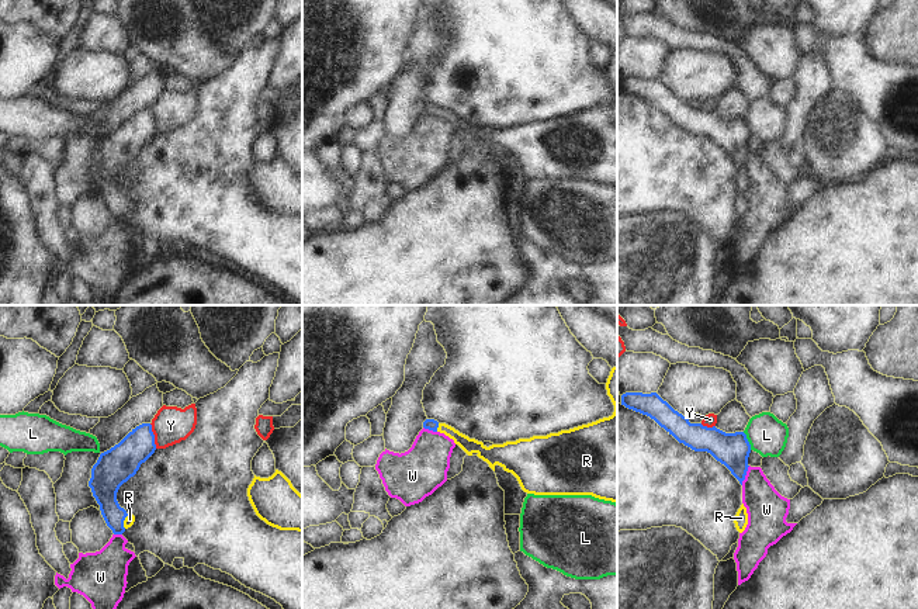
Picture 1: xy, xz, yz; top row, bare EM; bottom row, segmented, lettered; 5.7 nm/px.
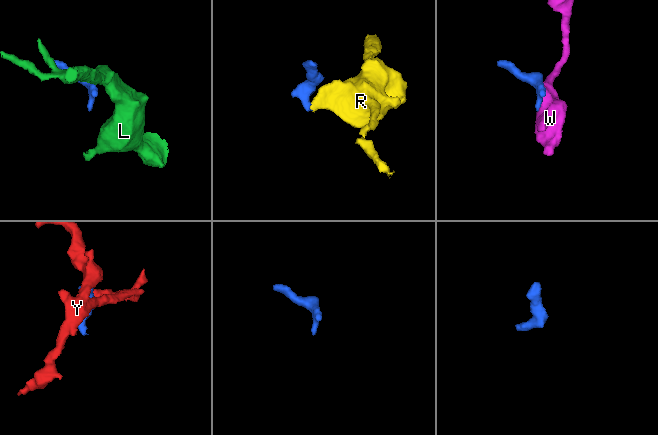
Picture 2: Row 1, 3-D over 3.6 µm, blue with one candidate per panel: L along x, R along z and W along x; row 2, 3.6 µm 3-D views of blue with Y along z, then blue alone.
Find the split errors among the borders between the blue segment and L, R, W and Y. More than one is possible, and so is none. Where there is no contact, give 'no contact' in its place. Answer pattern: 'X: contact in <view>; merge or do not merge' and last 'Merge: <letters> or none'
L: contact in yz; do not merge
R: contact in xz; merge
W: contact in yz; do not merge
Y: contact in xy; do not merge
Merge: R

